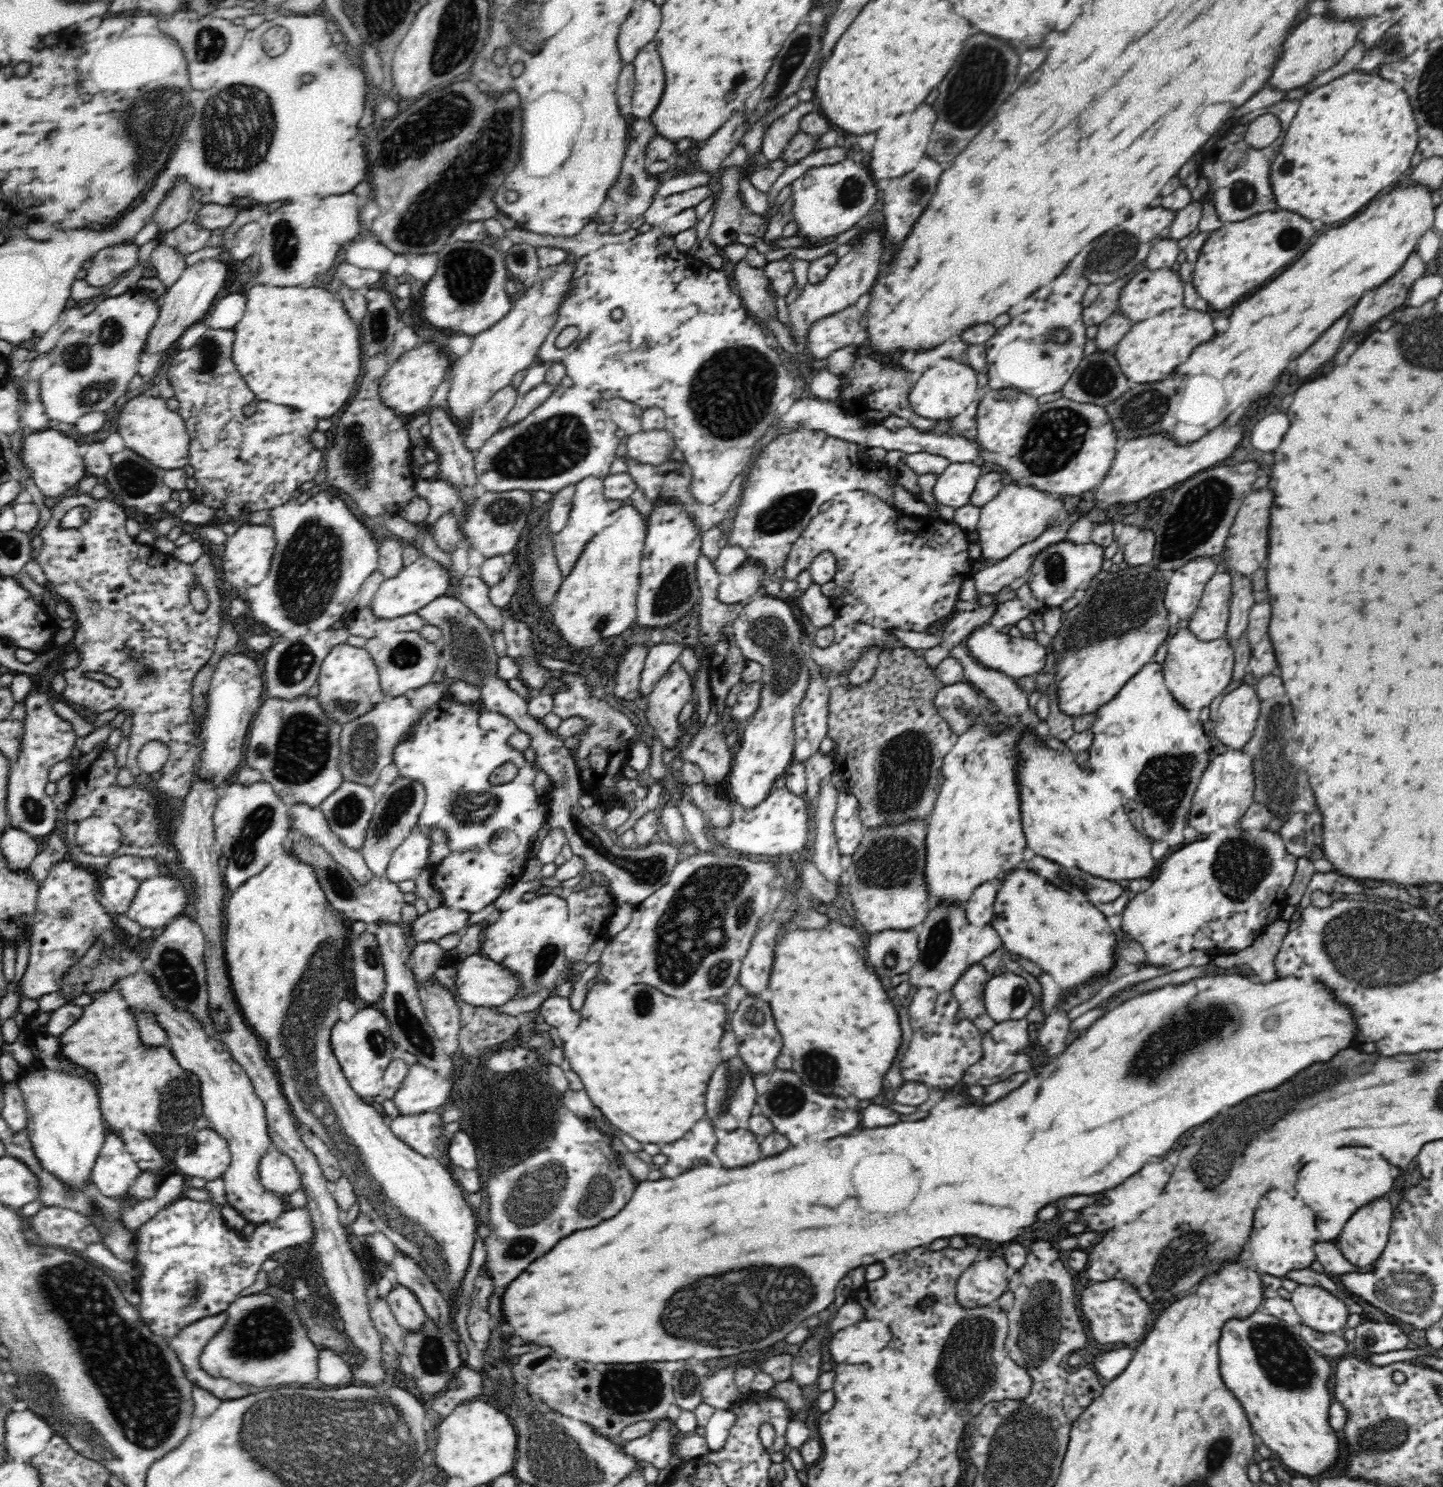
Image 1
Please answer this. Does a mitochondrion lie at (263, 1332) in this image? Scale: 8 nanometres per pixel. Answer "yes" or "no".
yes

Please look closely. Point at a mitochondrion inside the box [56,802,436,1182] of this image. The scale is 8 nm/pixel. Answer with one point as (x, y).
(325, 968)

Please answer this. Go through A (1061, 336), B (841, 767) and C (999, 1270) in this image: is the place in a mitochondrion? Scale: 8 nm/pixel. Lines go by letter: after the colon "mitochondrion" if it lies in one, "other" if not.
A: mitochondrion
B: other
C: other

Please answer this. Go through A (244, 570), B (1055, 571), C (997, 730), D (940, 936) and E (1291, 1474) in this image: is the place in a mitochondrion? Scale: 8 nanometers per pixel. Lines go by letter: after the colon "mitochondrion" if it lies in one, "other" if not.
A: other
B: mitochondrion
C: other
D: mitochondrion
E: other

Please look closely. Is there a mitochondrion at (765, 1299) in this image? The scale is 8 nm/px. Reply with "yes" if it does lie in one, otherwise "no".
yes

